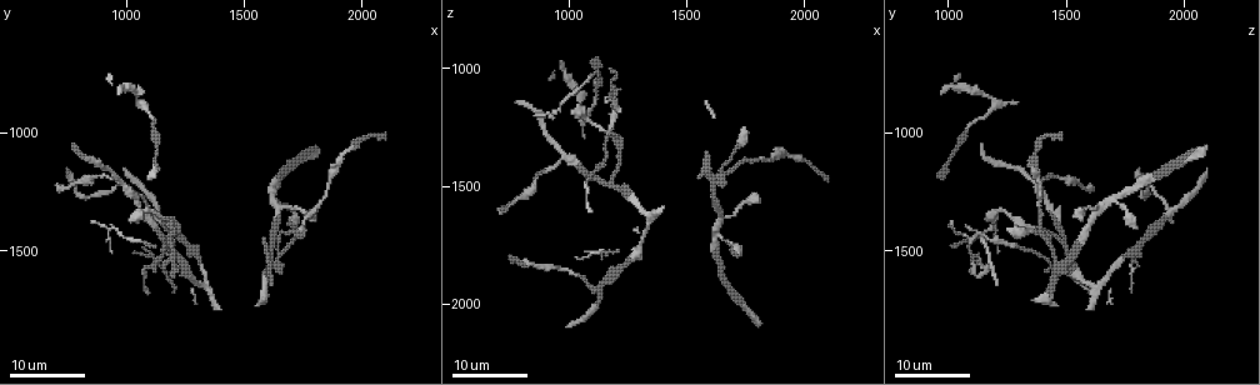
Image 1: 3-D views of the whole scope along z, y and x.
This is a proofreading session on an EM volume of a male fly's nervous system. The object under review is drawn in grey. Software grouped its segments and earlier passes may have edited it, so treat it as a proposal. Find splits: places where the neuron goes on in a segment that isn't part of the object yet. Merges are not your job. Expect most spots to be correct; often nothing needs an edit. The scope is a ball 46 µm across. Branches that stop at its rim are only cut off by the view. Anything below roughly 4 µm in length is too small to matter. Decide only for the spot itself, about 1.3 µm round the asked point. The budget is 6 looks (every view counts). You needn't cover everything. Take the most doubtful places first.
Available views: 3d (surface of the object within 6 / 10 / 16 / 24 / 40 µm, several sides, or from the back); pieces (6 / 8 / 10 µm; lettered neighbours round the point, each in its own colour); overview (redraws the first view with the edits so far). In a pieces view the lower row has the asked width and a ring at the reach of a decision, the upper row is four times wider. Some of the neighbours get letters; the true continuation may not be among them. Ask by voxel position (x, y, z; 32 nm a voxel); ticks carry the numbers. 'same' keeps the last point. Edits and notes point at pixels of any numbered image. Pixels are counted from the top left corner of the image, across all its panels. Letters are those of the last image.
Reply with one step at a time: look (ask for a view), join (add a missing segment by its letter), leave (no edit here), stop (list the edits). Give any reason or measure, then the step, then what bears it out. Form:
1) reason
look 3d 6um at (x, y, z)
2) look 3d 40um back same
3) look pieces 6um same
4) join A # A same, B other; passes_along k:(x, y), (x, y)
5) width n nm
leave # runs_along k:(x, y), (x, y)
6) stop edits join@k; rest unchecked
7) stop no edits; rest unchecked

thin end
look 3d 24um at (1060, 880, 1290)

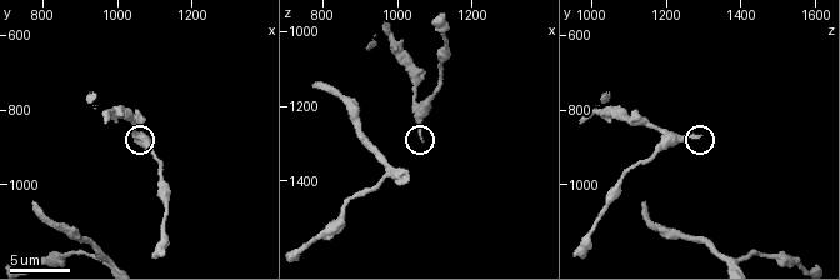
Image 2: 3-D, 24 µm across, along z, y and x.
look pieces 6um at (1070, 880, 1290)

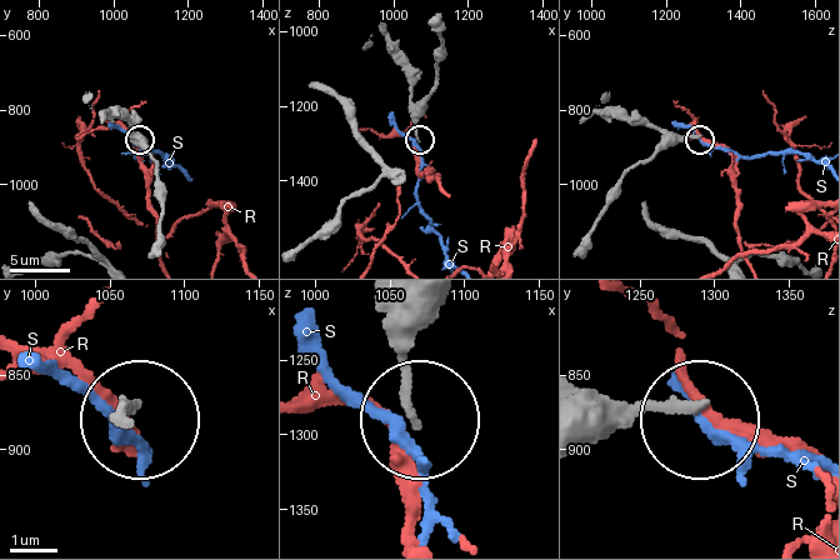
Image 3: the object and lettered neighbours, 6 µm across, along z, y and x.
width 170 nm
leave # R other, S other; none of them fits

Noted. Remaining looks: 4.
an open end
look 3d 24um at (1590, 1460, 1140)

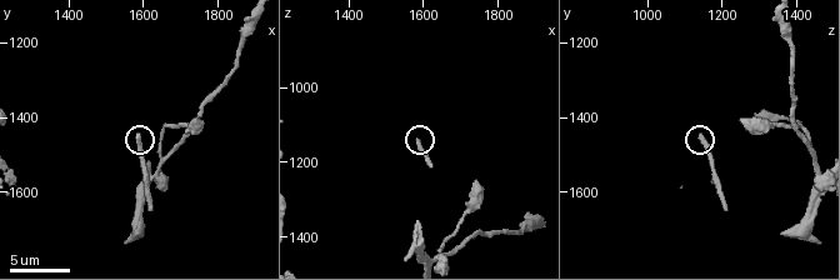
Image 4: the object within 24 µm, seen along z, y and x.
see the neighbours
look pieces 6um at (1590, 1450, 1140)

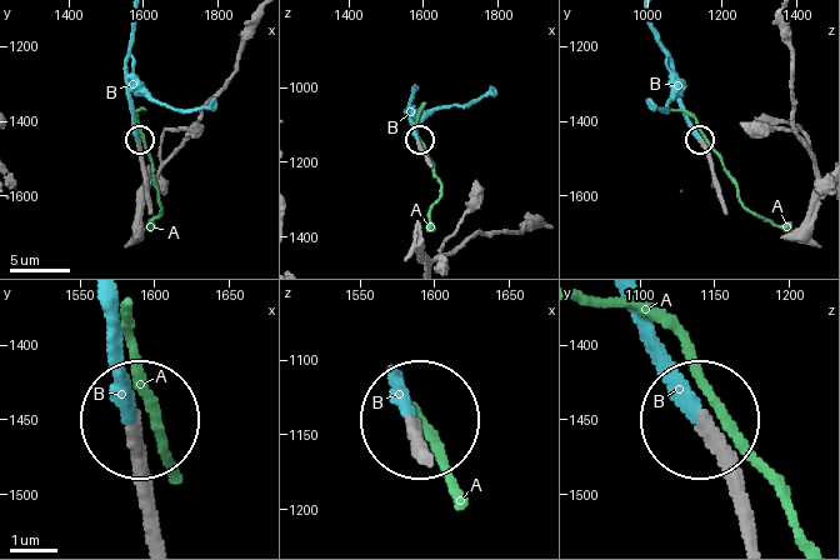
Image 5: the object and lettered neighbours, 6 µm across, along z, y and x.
join B # A other, B same; passes_along 5:(125, 410), (113, 306); the neuron continues

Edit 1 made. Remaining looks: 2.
an open end
look 3d 16um at (1800, 1360, 1570)

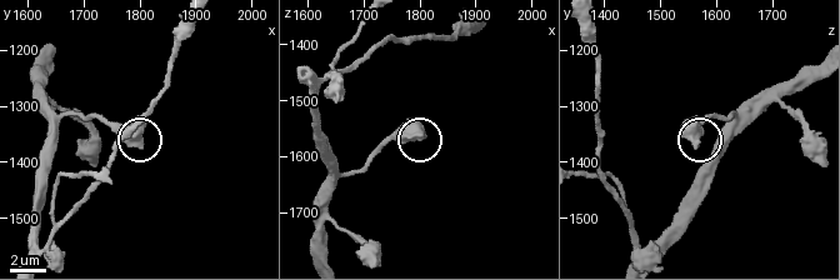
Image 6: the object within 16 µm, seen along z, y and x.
look pieces 8um at (1800, 1370, 1560)

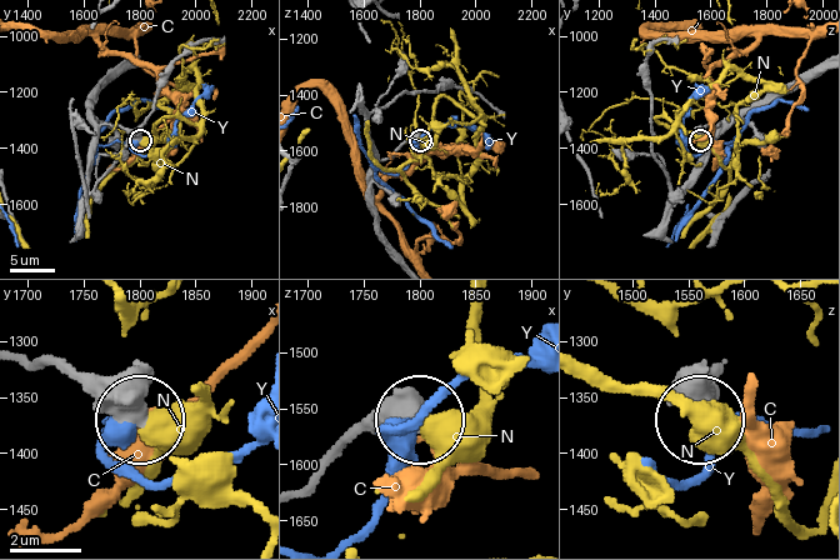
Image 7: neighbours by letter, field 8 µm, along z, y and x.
leave # C other, N other, Y other; no lettered segment goes on from it

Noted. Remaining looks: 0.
stop edits join@5; rest unchecked

